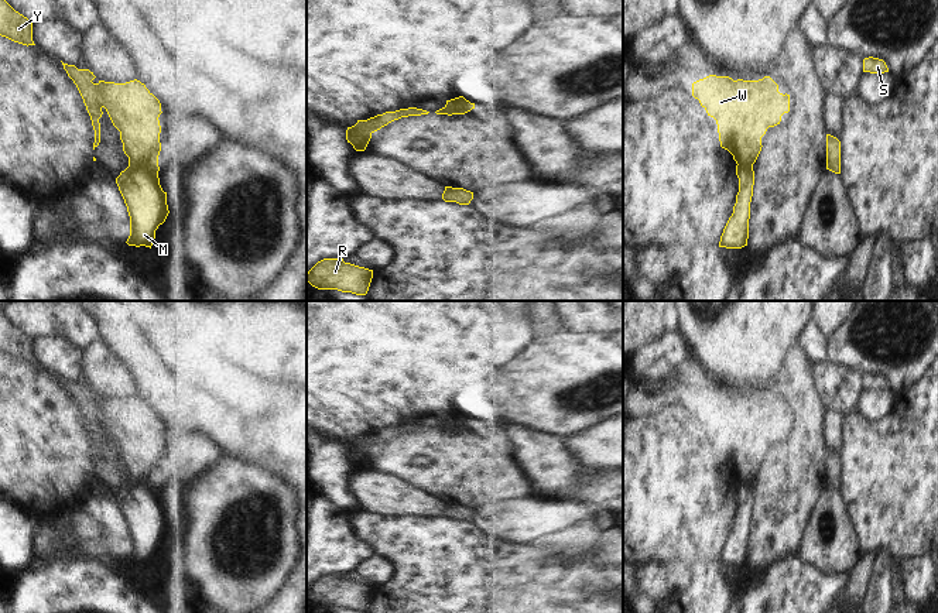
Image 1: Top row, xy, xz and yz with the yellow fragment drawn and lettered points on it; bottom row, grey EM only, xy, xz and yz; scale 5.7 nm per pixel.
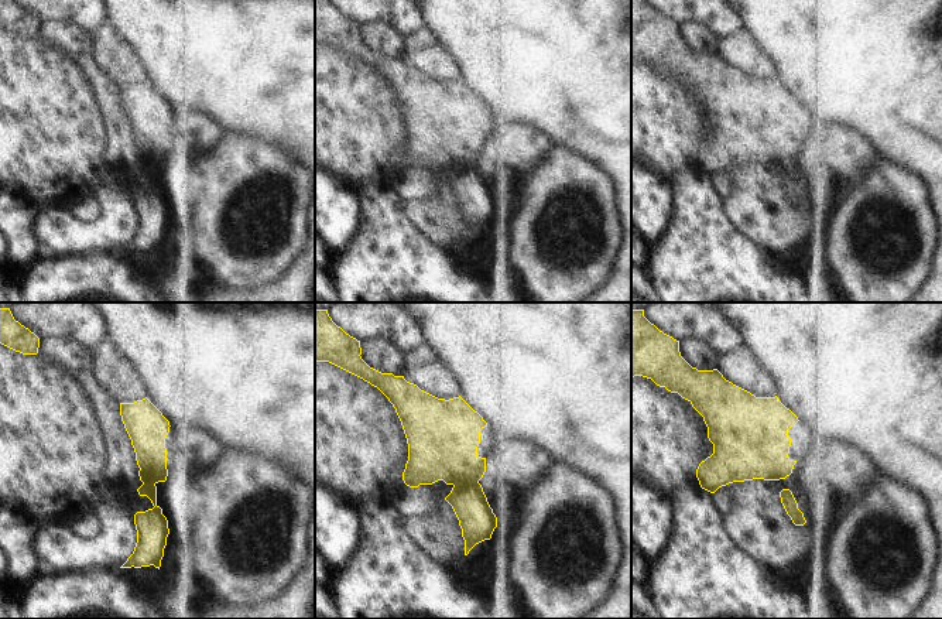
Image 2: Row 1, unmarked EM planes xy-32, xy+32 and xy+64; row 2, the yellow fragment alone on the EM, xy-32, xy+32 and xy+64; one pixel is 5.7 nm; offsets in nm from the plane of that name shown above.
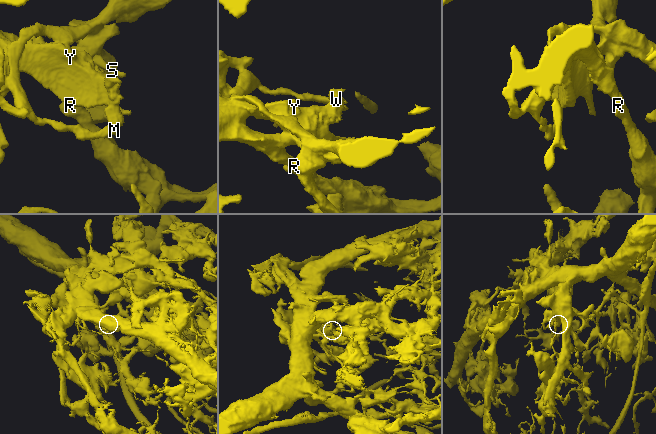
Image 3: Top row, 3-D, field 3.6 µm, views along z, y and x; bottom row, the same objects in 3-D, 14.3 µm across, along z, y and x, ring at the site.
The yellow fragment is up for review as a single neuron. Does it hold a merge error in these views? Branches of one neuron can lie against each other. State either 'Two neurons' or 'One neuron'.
Two neurons.

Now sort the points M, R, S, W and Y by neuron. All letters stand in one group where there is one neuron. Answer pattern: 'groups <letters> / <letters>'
groups M S / R W Y

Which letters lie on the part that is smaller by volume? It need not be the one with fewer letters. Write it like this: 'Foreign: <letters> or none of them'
Foreign: M, S

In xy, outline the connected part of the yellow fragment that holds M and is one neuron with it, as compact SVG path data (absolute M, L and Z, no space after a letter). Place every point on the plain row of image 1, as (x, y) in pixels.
M158 480L148 483L127 483L116 494L119 507L130 532L129 562L153 562L155 547L170 530L167 508L162 507L158 494Z

